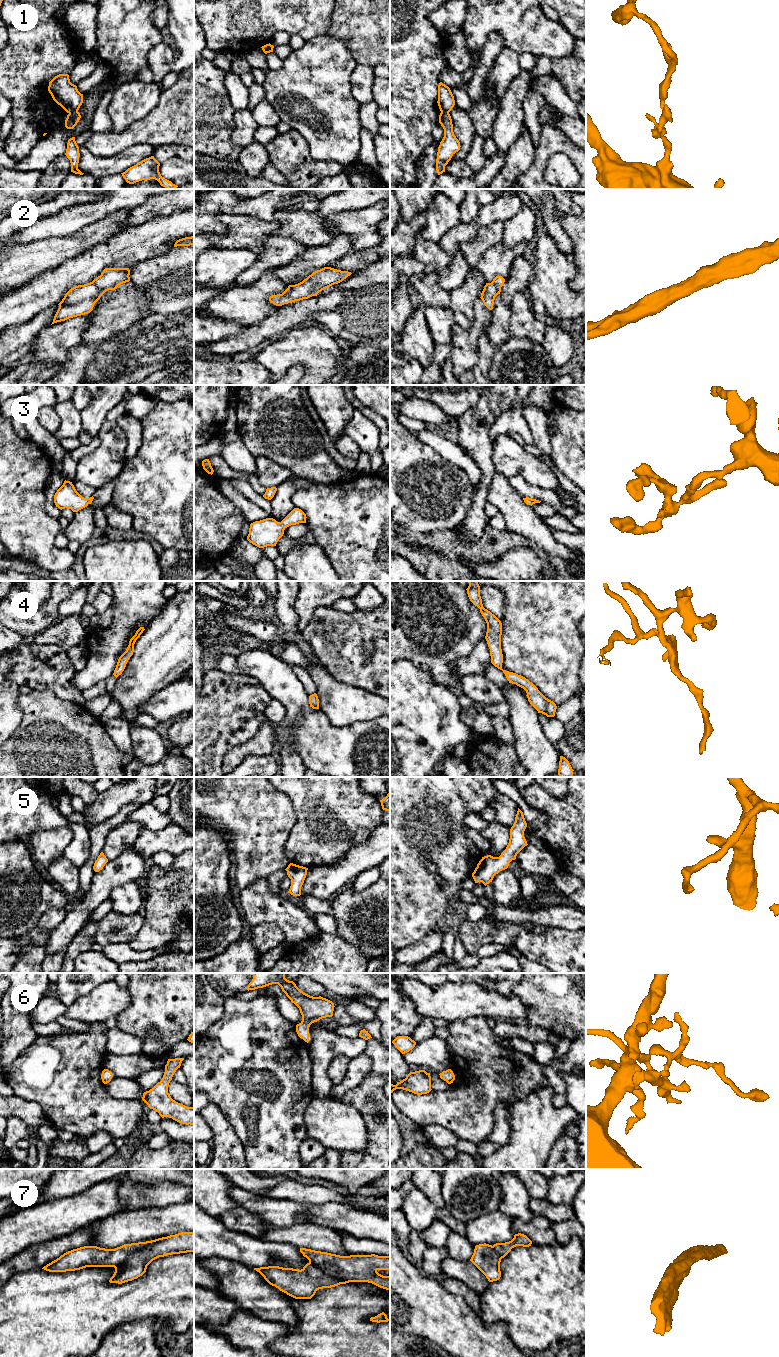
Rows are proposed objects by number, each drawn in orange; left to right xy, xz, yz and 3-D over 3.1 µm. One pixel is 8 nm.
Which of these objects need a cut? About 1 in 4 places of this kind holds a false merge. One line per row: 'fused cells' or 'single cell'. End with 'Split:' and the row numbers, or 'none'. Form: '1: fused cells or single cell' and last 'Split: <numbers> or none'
1: fused cells
2: single cell
3: single cell
4: single cell
5: single cell
6: single cell
7: fused cells
Split: 1, 7

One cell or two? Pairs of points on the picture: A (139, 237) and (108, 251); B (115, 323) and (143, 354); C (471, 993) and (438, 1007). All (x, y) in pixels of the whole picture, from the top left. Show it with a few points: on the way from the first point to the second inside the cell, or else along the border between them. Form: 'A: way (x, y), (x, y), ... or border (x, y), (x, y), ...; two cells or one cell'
A: way (131, 245), (121, 251), (116, 251); one cell
B: border (142, 319), (112, 334), (101, 343); two cells
C: way (463, 1000), (446, 1001); one cell

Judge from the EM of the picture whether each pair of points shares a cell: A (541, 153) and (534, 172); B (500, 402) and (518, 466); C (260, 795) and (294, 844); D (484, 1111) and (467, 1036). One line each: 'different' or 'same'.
A: same
B: different
C: different
D: same

